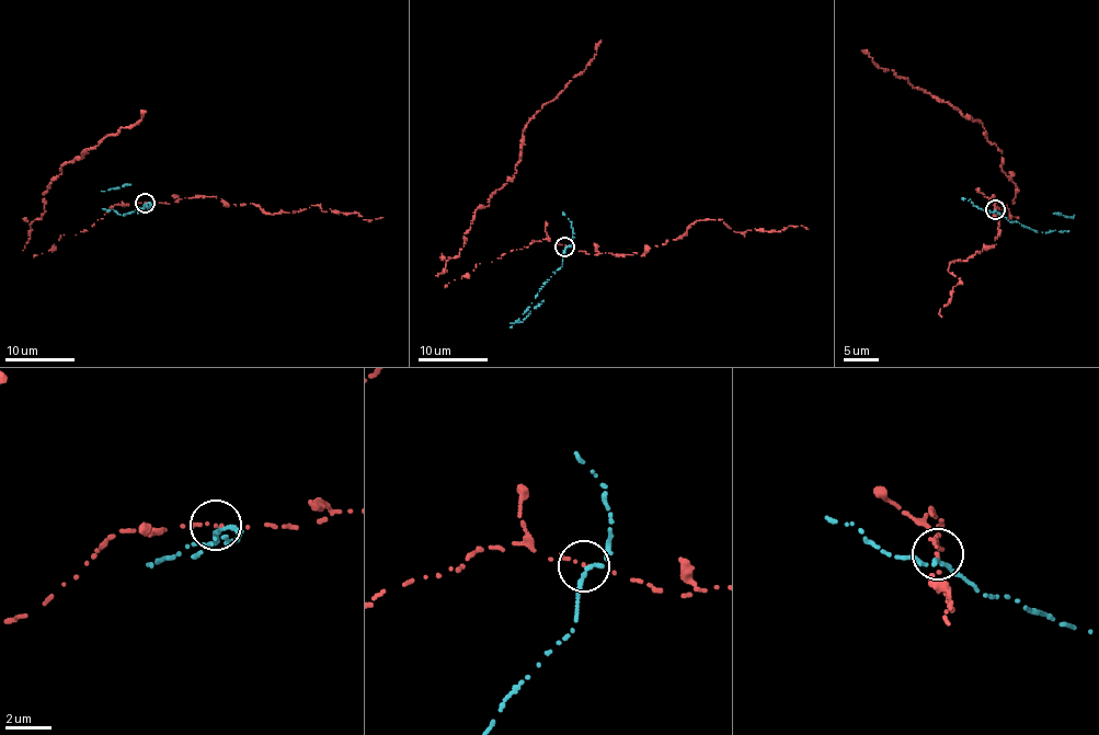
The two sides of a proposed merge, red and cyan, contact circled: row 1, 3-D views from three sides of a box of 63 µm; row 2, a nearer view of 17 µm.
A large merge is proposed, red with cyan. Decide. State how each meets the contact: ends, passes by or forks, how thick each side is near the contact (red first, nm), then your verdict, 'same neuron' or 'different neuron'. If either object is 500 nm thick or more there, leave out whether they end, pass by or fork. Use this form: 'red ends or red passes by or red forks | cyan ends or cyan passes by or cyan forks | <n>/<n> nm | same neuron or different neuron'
red ends | cyan passes by | 100/190 nm | different neuron

